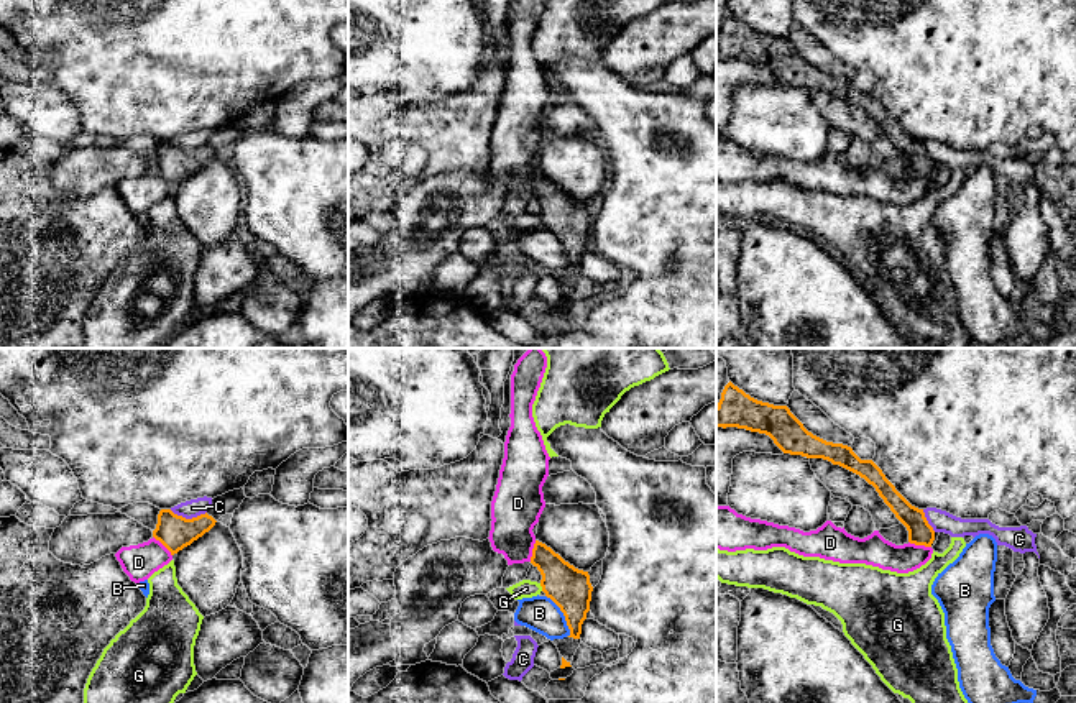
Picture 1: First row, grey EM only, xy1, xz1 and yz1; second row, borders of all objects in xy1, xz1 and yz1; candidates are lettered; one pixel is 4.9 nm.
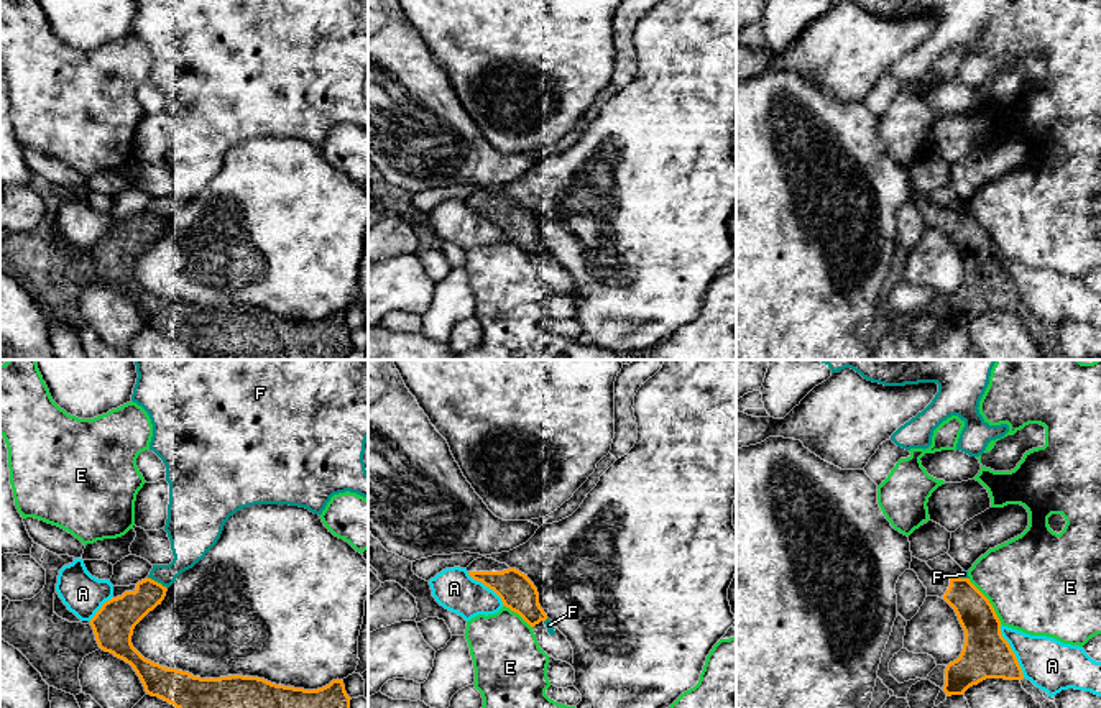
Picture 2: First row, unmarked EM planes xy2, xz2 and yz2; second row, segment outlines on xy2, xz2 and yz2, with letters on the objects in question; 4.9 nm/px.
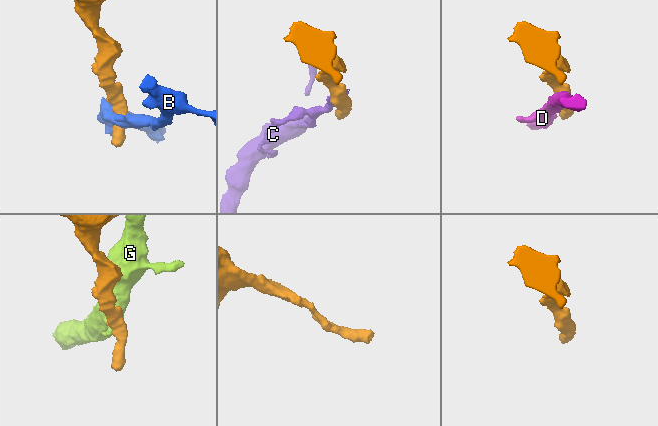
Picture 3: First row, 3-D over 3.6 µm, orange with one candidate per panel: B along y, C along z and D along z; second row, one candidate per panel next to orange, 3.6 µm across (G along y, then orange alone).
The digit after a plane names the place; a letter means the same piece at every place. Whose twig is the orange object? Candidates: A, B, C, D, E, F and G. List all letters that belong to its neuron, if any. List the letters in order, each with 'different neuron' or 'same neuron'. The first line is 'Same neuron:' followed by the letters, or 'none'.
Same neuron: none
A: different neuron
B: different neuron
C: different neuron
D: different neuron
E: different neuron
F: different neuron
G: different neuron

